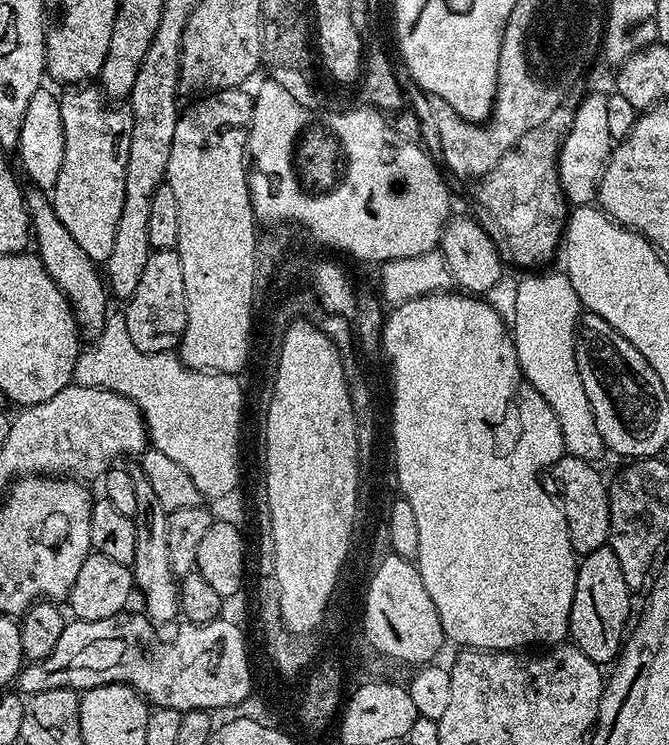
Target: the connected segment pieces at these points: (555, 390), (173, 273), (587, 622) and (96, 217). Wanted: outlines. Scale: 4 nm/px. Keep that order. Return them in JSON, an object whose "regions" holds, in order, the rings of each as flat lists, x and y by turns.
{"regions":[[[552,272,549,276,540,276,544,274,528,274,524,281,516,288,516,328,514,324,514,339,516,341,516,353,518,354,518,362,520,363,521,373,527,381,527,383,534,386,534,390,538,390,538,394,542,396,546,402,546,406,553,411,554,418,557,419,558,426,561,430,562,442,564,443,565,453,569,456,577,456,583,460,590,460,593,462,599,461,599,456,606,452,604,447,604,439,602,434,598,434,598,426,594,422,594,410,590,410,590,398,586,398,586,390,582,386,582,378,578,374,578,362,576,361,576,349,574,347,576,343,576,329,578,327,578,321,582,315,582,305,578,294,574,290,574,286,568,281,567,275,561,274,560,276,556,272]],[[158,248,149,252,146,258,146,270,138,281,138,290,123,305,124,325,130,334,130,342,143,352,172,352,177,347,180,334,186,324,186,286,182,278,182,262,175,248]],[[605,546,583,557,576,569,574,602,568,615,568,636,571,643,594,663,611,665,624,647,632,600,633,593,626,586,626,578,622,578,622,566,618,566,618,554,614,554,612,548]],[[76,90,73,96,63,97,60,100,60,113,62,114,62,126,64,127,64,161,62,162,62,170,58,170,58,182,50,189,50,199,53,210,57,212,58,218,65,224,66,230,70,232,71,237,79,246,85,250,92,261,107,262,110,258,110,250,114,250,114,236,118,234,119,219,122,218,122,204,126,198,126,168,128,166,128,155,130,154,130,140,132,138,132,113,127,107,112,106,109,112,104,112,104,108,100,102,101,97,95,96,92,92,80,92,84,90]]]}

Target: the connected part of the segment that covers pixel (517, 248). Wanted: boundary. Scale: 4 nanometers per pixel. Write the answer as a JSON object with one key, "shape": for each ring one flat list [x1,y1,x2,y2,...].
{"shape":[[561,106,551,110,550,114,541,115,529,126,512,148,488,173,475,181,472,196,476,199,475,219,488,237,494,242,496,252,505,265,513,264,524,270,540,270,543,264,551,262,558,256,562,237,568,223,570,204,565,199,563,187,560,185,559,158,561,145,567,138,575,120,577,109]]}

